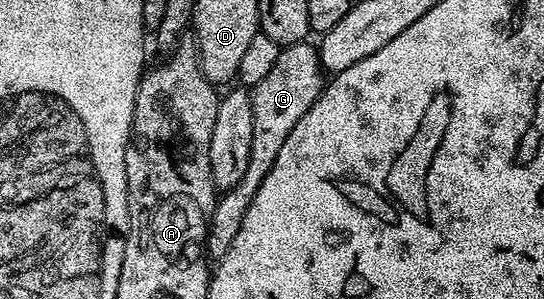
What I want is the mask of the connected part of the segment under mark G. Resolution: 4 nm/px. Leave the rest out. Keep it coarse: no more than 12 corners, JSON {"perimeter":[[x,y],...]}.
{"perimeter":[[283,47],[250,91],[252,153],[215,202],[206,253],[228,253],[276,153],[324,86],[318,47]]}

